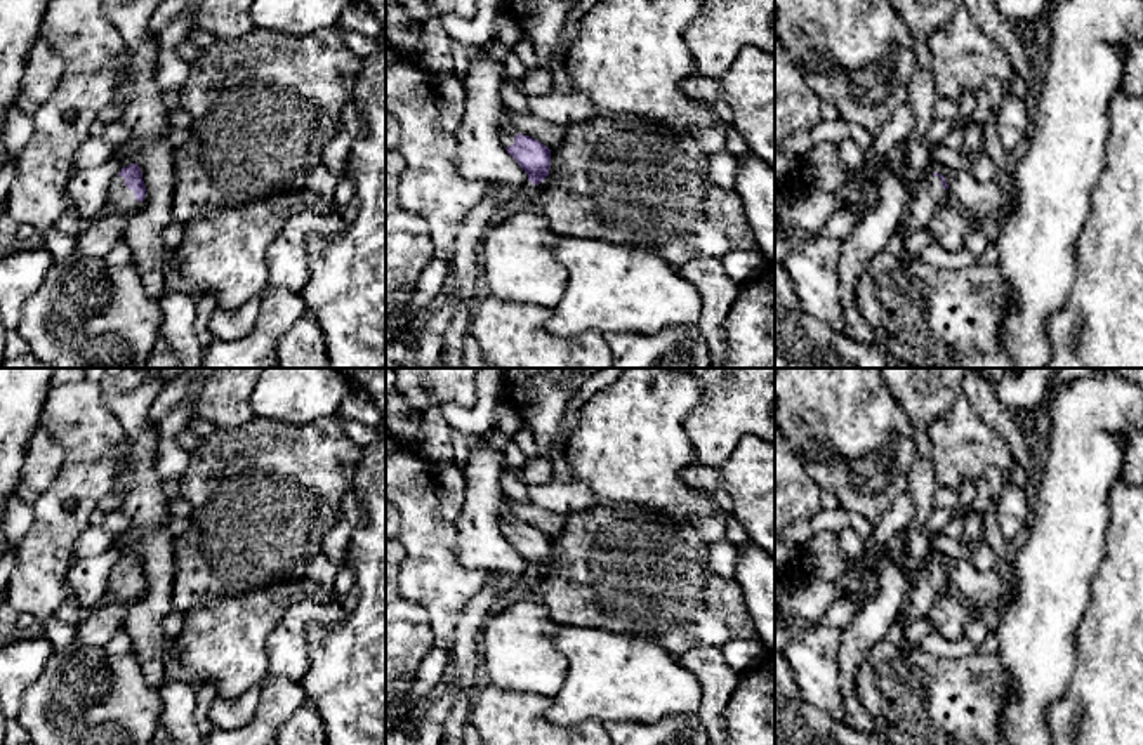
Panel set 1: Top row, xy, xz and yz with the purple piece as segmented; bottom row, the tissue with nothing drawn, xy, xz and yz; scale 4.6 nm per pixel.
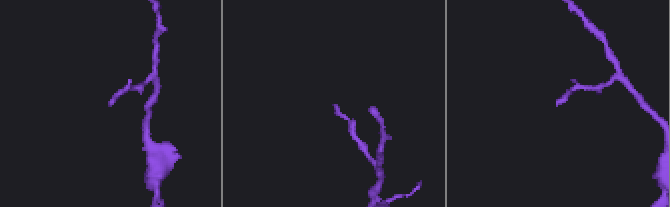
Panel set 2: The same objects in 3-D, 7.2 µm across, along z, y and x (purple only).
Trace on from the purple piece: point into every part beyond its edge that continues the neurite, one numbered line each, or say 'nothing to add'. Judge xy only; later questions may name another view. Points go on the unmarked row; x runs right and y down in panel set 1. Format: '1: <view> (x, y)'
1: xy (122, 589)

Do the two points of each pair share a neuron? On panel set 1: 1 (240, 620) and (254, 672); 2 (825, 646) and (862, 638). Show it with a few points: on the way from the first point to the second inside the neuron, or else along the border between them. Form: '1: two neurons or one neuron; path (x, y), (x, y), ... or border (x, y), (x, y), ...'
1: one neuron; path (240, 632), (242, 660)
2: two neurons; border (843, 629), (838, 655), (838, 679), (841, 685)

